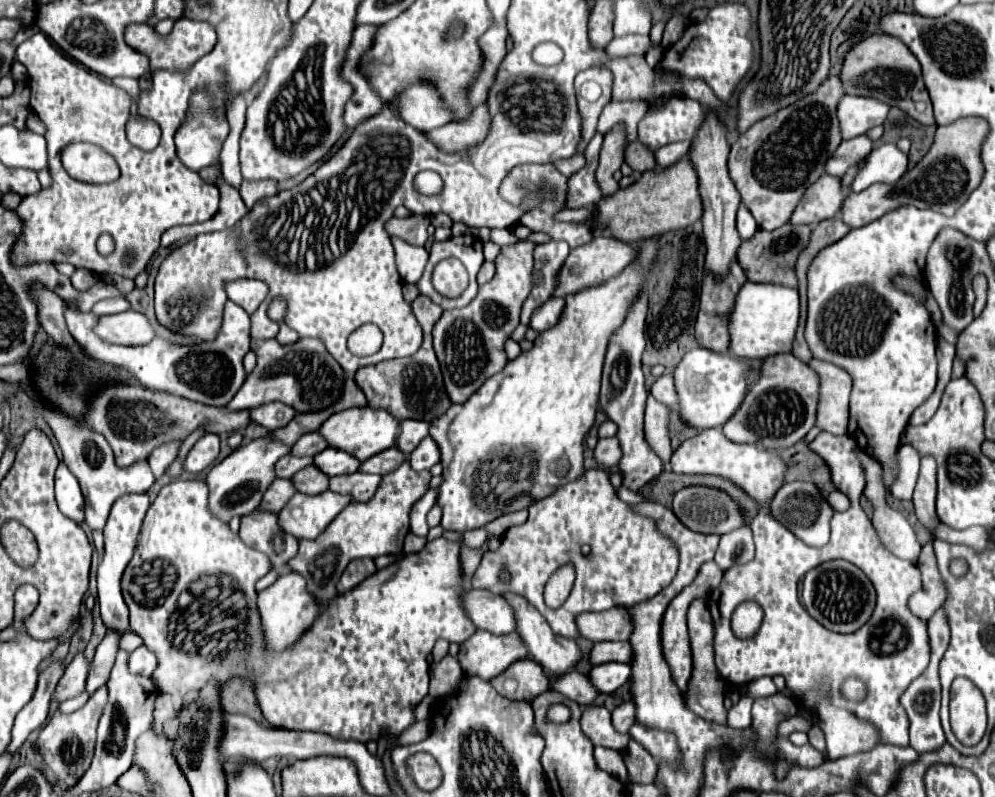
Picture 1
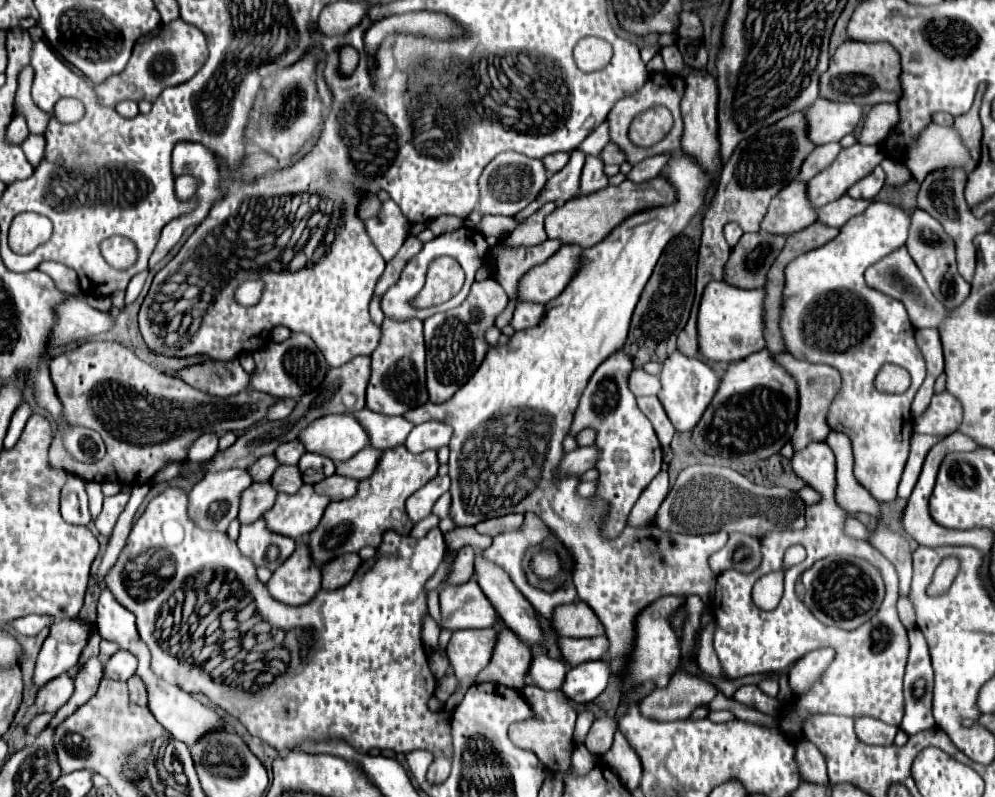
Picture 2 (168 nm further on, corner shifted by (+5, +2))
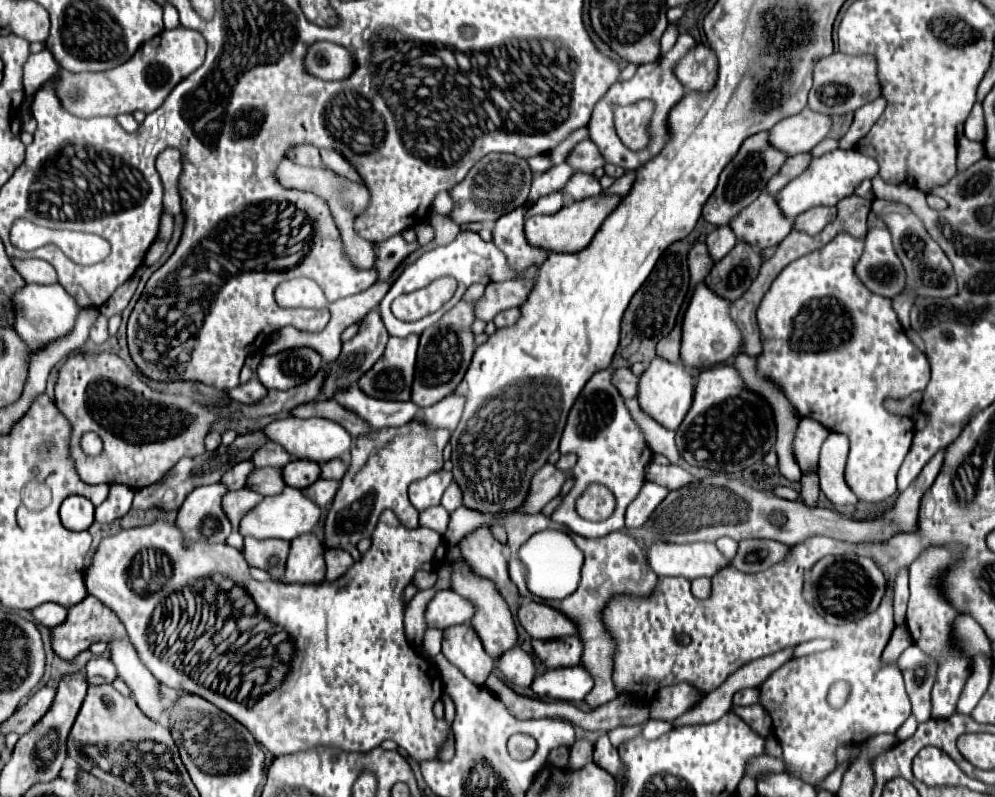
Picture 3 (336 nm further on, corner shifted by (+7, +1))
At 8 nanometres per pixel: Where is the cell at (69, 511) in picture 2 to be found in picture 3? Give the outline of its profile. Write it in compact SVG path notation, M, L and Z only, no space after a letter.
M69 496L61 504L61 522L73 532L87 530L93 524L93 504L85 496Z

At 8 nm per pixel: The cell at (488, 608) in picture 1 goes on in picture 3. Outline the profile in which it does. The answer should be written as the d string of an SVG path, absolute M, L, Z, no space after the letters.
M437 590L429 600L425 610L425 622L431 628L449 628L455 624L465 624L471 620L475 608L453 590Z

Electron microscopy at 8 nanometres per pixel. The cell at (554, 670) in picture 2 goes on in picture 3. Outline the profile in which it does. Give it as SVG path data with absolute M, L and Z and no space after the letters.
M515 646L509 652L505 652L503 656L499 656L497 668L505 676L507 682L517 684L517 686L529 686L533 682L533 678L537 676L533 658L527 652L523 652L519 646Z

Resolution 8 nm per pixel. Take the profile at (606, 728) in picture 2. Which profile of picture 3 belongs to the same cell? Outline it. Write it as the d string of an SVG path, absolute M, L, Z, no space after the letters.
M577 740L569 752L569 768L571 770L583 768L585 764L589 764L593 760L591 754L593 754L593 744L589 744L587 740Z

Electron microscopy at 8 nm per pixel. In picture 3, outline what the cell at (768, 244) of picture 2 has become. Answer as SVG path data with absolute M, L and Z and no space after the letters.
M737 242L735 248L723 260L715 262L715 266L705 278L705 284L723 300L733 302L743 296L743 292L759 274L759 268L759 252L745 242Z

